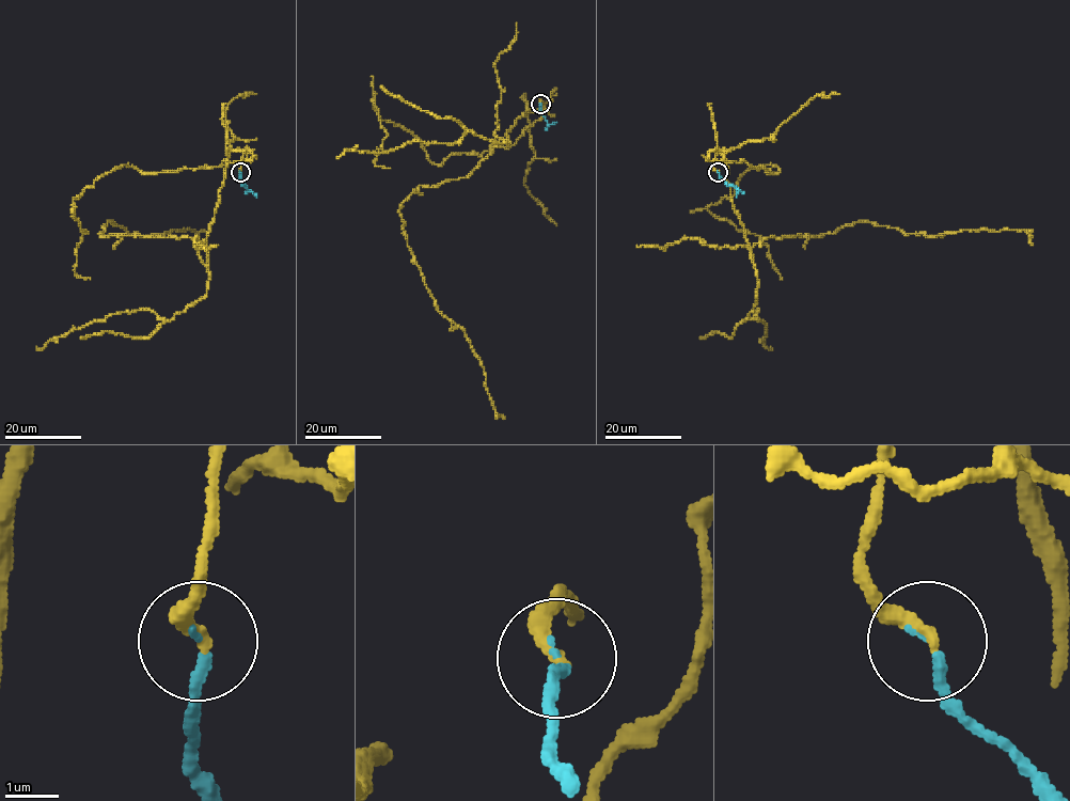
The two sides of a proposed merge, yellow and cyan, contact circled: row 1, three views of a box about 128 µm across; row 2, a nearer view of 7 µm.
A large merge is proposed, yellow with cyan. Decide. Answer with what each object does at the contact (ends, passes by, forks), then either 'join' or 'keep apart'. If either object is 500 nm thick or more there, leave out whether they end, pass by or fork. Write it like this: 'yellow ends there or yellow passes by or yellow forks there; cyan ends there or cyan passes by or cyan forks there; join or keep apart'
yellow ends there; cyan ends there; join

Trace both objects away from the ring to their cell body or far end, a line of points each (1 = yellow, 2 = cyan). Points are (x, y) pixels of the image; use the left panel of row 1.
1: (240, 172), (231, 151), (206, 265), (191, 238), (99, 234), (187, 230), (195, 245)
2: (240, 172), (240, 183), (256, 197)

